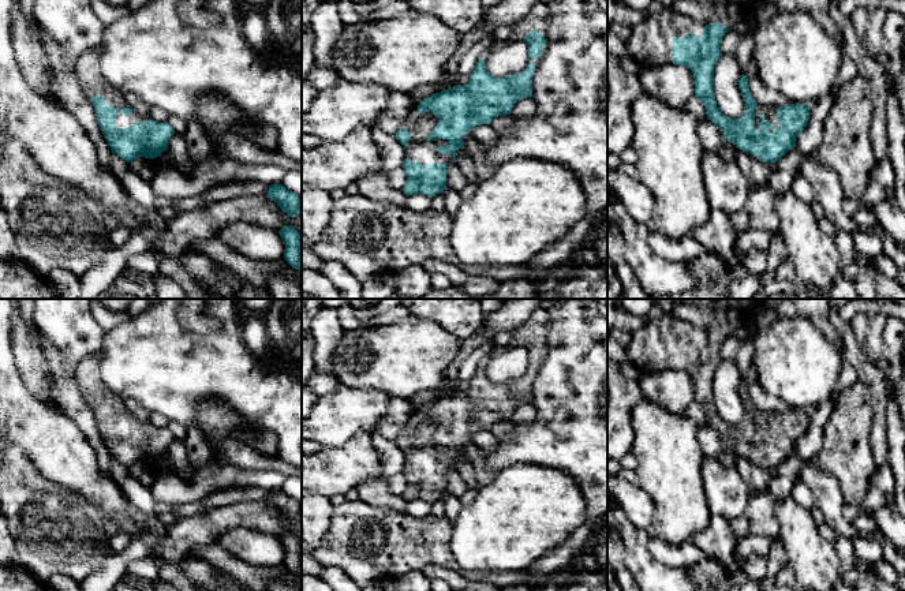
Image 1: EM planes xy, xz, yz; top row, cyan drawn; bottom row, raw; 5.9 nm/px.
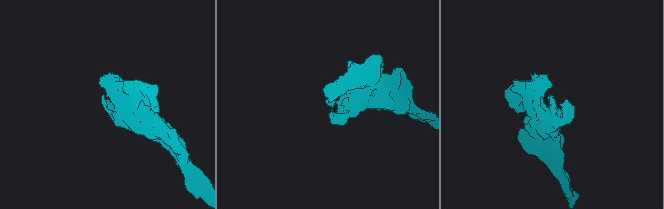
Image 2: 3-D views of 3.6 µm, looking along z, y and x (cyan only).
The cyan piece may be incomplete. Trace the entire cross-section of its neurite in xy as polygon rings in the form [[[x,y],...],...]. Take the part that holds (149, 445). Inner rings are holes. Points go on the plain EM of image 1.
[[[101,354],[89,355],[76,366],[75,377],[112,457],[127,468],[138,463],[158,463],[168,455],[173,434],[139,422],[123,399],[101,381],[100,366]]]

